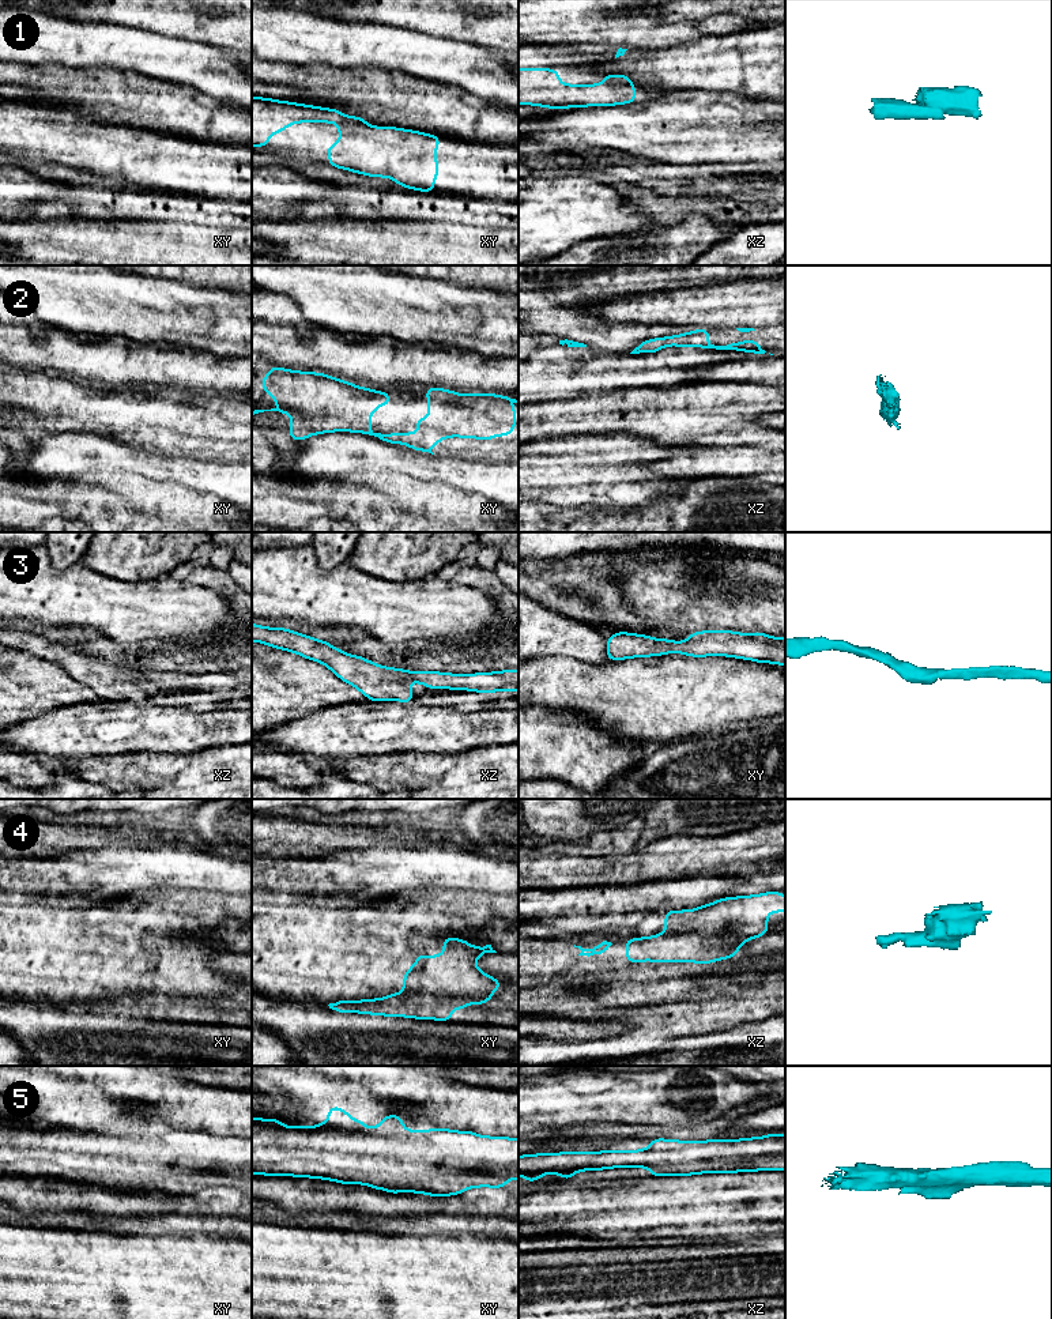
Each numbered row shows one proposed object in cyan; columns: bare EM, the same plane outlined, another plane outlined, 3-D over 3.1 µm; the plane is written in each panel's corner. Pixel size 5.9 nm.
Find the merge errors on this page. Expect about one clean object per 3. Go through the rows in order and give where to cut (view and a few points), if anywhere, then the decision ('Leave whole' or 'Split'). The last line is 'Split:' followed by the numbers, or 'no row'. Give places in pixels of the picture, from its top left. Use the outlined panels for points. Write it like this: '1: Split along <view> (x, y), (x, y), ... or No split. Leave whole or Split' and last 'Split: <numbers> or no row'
1: No split. Leave whole
2: No split. Leave whole
3: No split. Leave whole
4: Split along xz (664, 933), (727, 935), (738, 949). Split
5: No split. Leave whole
Split: 4

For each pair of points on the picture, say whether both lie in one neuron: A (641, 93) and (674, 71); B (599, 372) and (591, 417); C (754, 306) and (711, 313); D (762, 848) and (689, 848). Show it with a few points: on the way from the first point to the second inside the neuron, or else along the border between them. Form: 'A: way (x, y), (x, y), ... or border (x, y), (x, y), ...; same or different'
A: border (634, 83), (652, 89); different
B: border (626, 388), (570, 398); different
C: way (743, 306), (721, 306); same
D: way (745, 850), (707, 850); same

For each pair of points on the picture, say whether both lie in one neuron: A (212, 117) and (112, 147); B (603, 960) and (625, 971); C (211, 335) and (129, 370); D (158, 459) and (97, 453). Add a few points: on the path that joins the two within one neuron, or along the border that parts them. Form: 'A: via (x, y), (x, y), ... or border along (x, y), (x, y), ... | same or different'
A: border along (129, 125), (138, 129), (150, 129), (183, 138) | different
B: via (609, 965), (614, 971), (619, 971) | same
C: border along (174, 343), (217, 355) | different
D: border along (147, 451), (143, 473), (114, 470) | different

